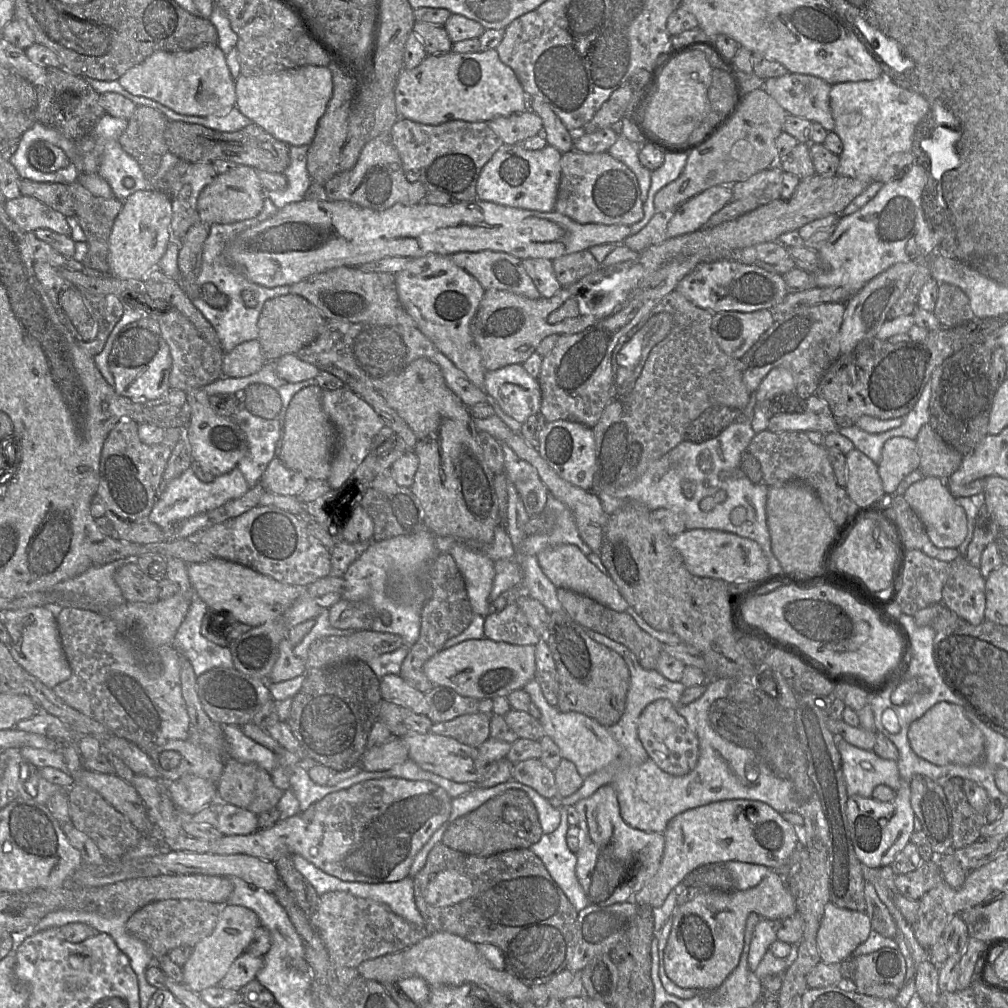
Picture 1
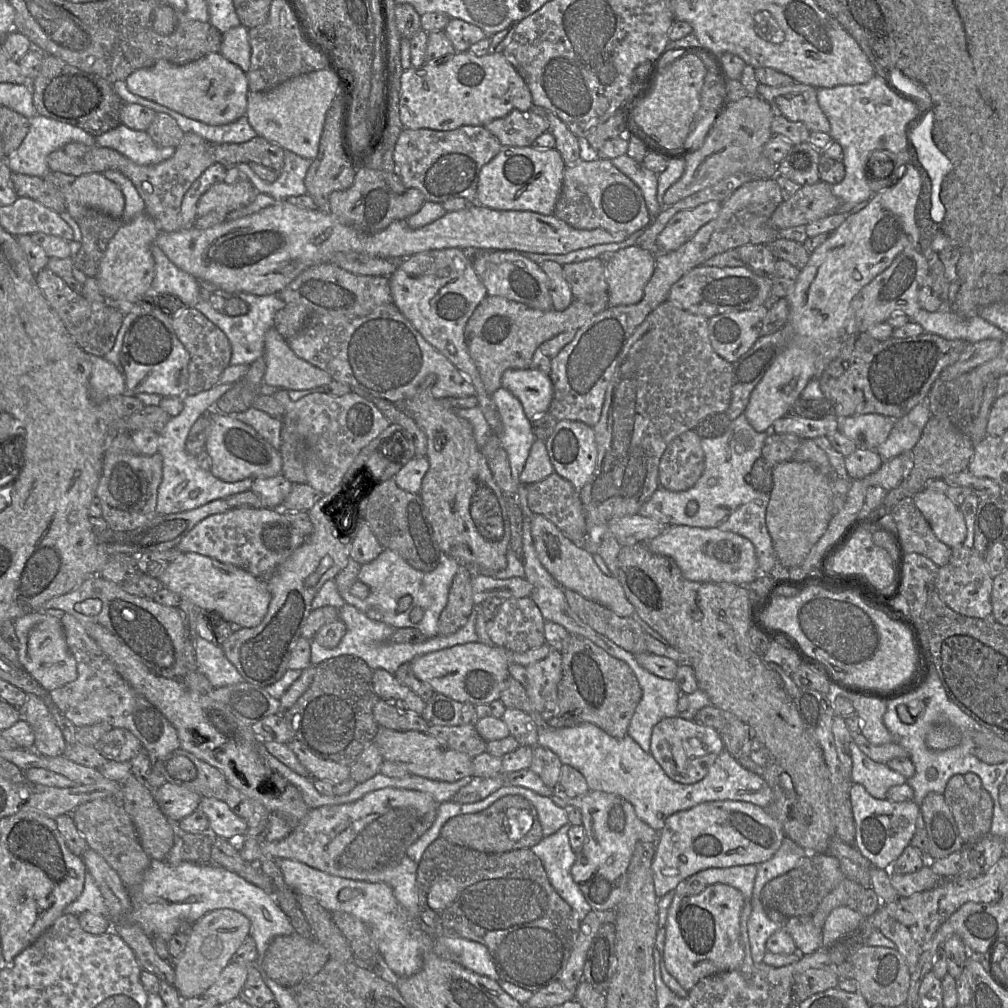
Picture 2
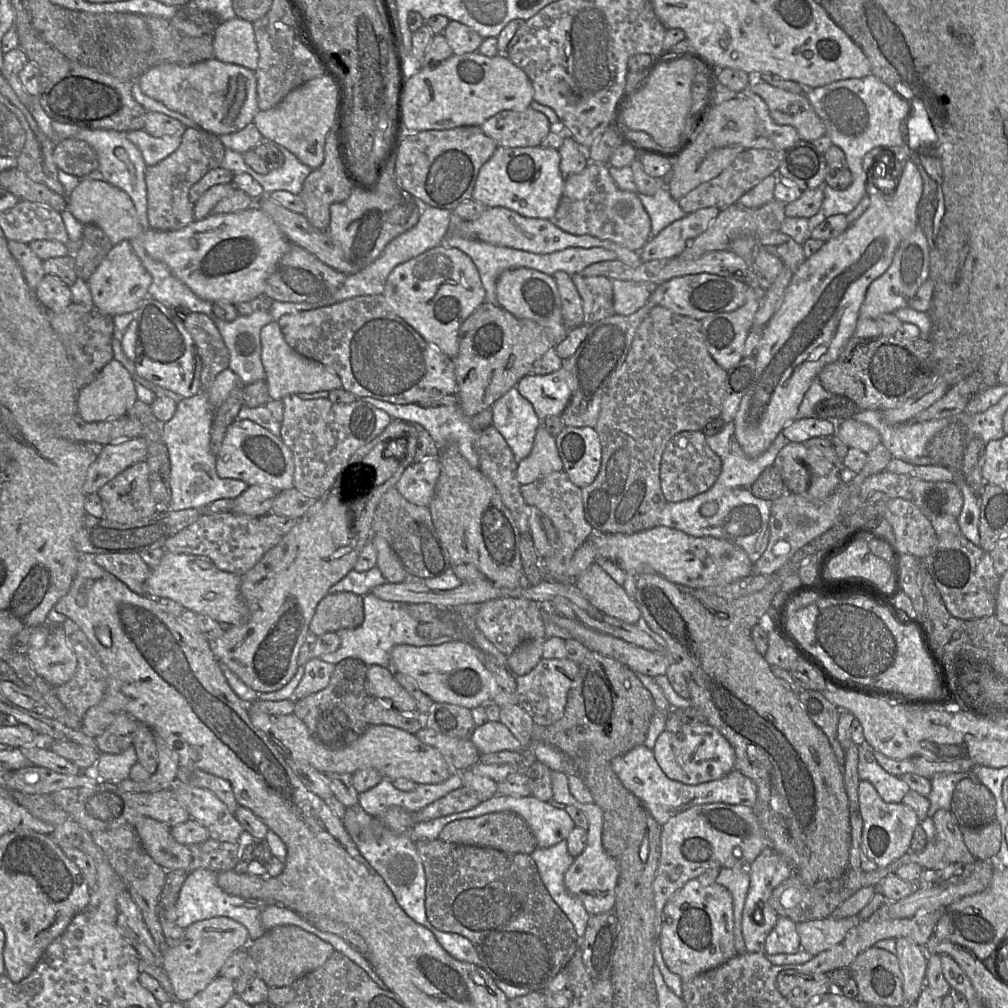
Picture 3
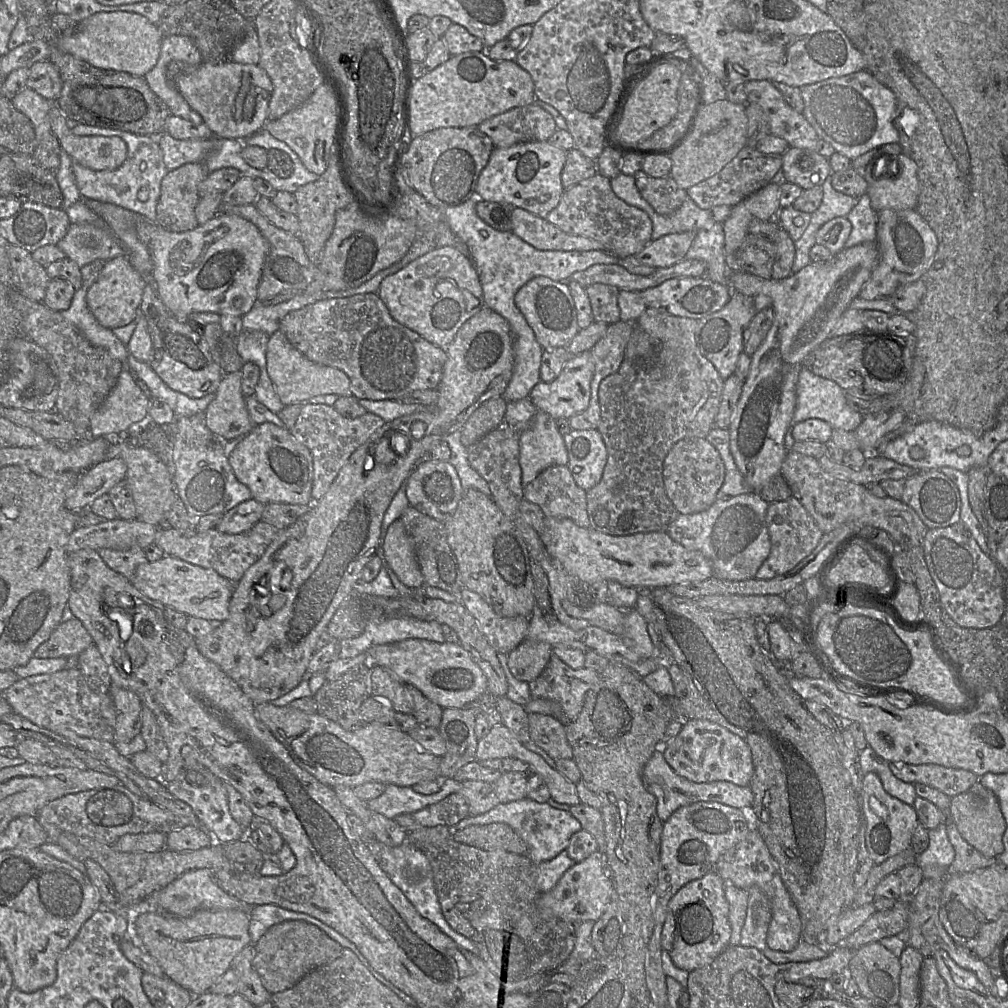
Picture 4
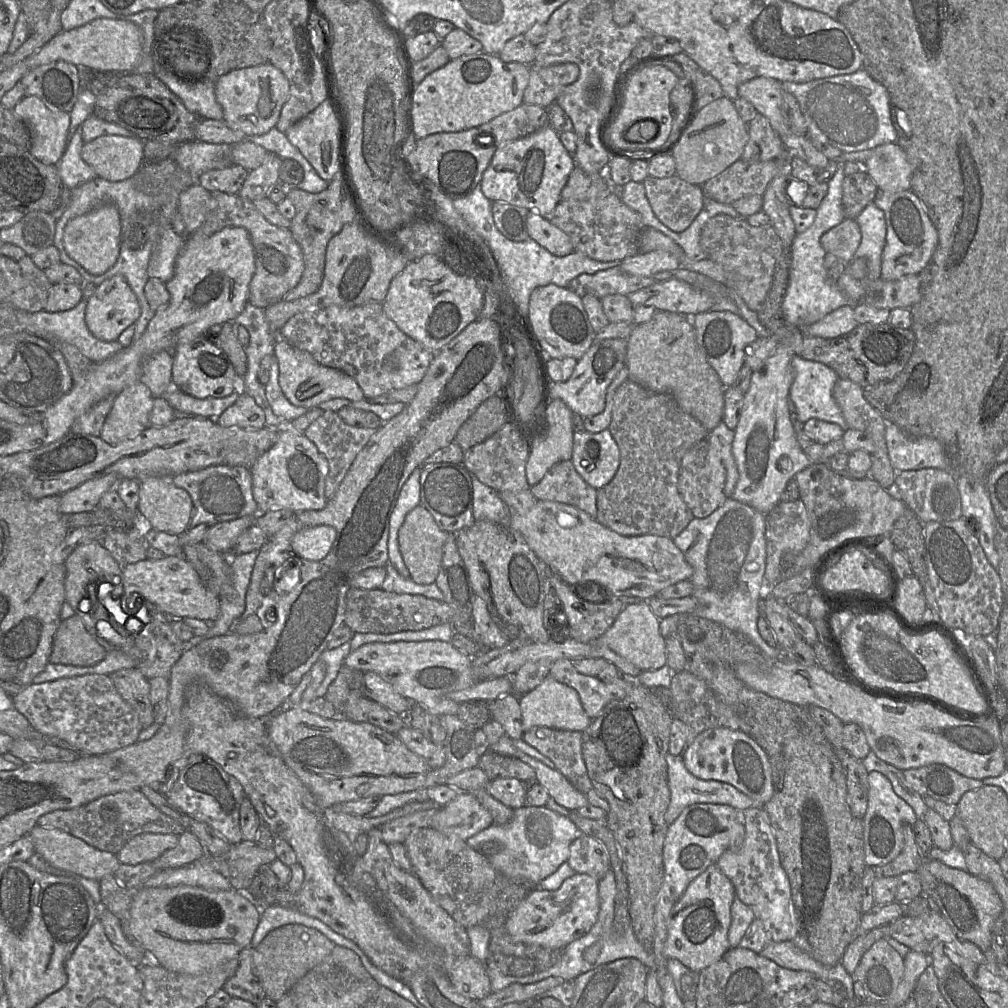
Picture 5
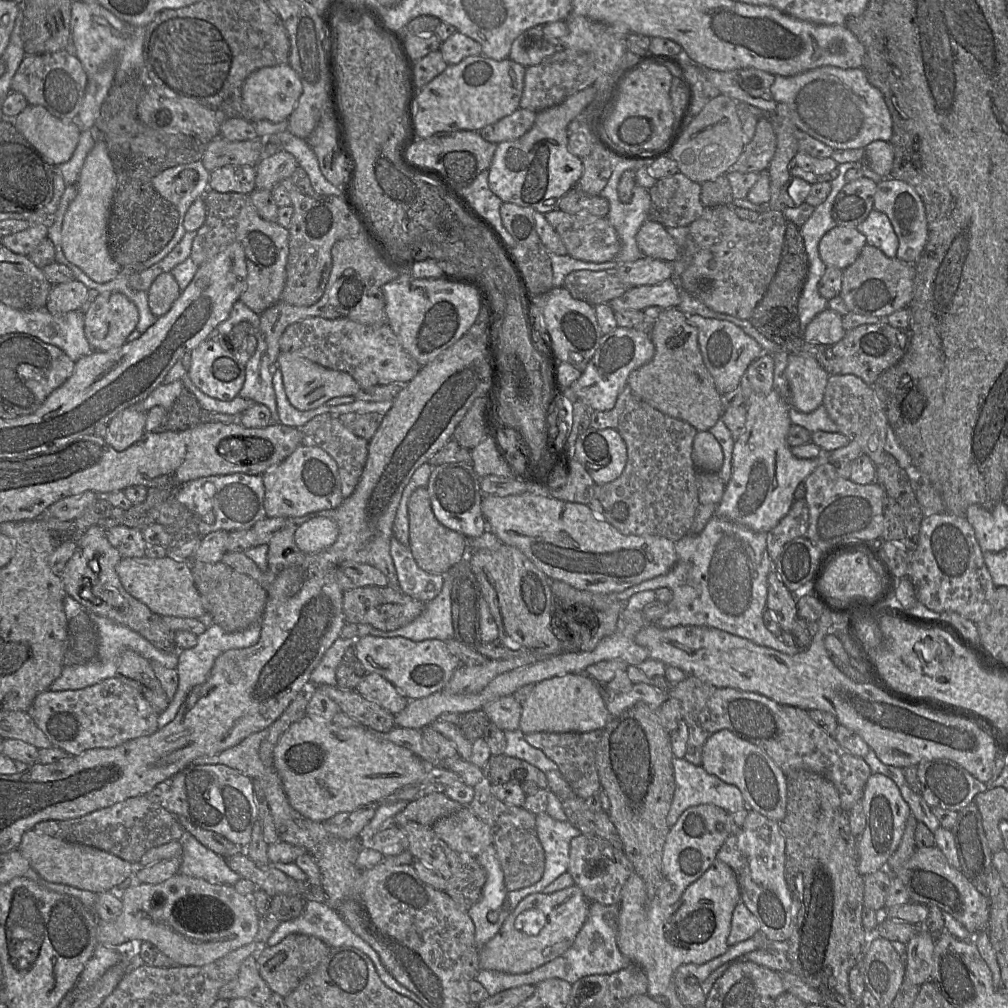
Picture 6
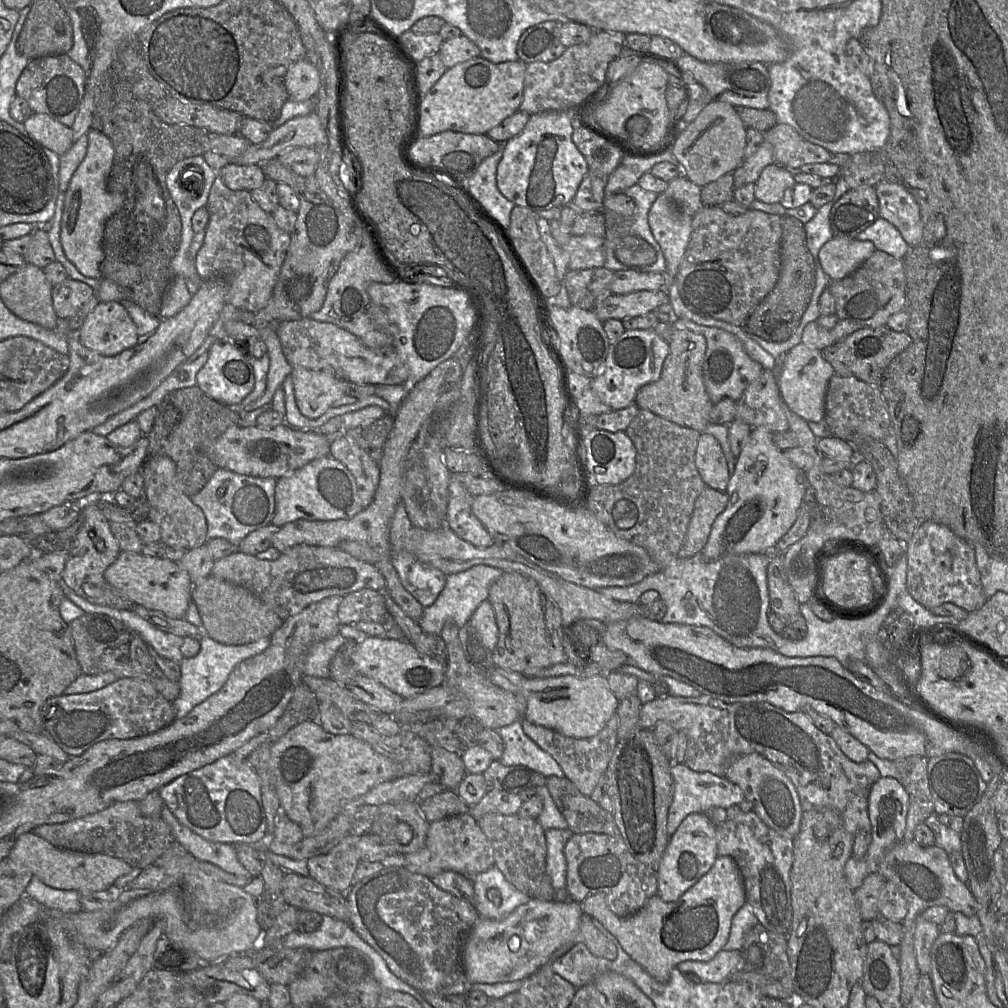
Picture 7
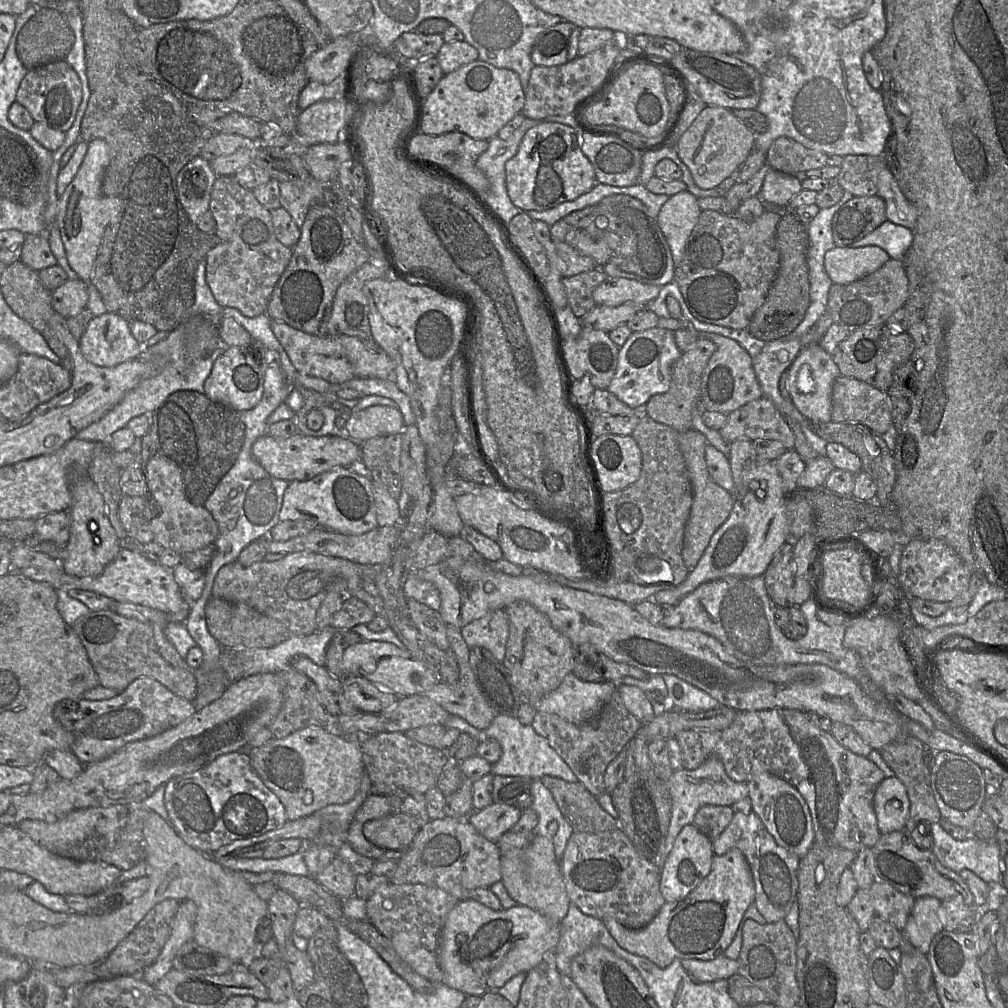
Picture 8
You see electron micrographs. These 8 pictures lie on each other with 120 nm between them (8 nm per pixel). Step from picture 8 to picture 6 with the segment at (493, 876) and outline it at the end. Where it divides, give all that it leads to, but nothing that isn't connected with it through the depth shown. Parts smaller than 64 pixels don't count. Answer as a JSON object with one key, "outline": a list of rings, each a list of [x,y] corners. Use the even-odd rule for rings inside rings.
{"outline":[[[468,806],[438,819],[431,827],[451,849],[475,857],[493,844],[493,836],[488,825]]]}

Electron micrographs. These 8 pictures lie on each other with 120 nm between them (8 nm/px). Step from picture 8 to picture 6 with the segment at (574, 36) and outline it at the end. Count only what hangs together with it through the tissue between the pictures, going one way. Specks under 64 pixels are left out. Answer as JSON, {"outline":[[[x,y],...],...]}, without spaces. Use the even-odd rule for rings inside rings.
{"outline":[[[538,25],[527,29],[513,41],[508,58],[527,68],[539,64],[557,50],[544,37],[543,25]]]}

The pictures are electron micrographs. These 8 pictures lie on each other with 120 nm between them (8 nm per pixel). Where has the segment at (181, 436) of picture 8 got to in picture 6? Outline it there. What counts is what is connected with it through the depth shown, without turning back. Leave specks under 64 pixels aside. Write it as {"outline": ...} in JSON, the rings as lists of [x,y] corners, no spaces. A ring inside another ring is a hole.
{"outline":[[[184,388],[171,409],[166,410],[165,422],[160,430],[184,431],[201,424],[202,411],[196,397]]]}

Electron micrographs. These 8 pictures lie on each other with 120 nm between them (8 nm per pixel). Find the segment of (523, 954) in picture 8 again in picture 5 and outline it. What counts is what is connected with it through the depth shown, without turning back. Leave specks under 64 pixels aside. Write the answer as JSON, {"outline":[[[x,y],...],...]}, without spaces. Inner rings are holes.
{"outline":[[[575,873],[557,890],[534,887],[507,916],[504,928],[514,941],[563,950],[590,931],[599,910],[599,880],[588,874]]]}

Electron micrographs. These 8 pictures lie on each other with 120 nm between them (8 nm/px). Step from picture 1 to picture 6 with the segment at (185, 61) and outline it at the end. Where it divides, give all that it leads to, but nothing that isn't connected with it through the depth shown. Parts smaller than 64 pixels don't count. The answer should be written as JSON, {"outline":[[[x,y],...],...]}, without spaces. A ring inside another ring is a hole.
{"outline":[[[289,64],[263,67],[253,72],[242,87],[242,117],[250,122],[287,120],[302,93],[302,83]]]}

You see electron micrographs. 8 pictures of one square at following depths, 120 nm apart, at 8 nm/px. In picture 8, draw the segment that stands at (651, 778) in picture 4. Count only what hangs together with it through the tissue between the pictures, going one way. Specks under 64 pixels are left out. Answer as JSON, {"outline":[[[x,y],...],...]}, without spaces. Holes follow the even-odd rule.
{"outline":[[[710,756],[703,764],[693,770],[680,768],[675,770],[667,782],[672,800],[671,820],[666,836],[664,856],[668,856],[682,828],[694,821],[697,811],[704,805],[732,806],[748,796],[746,782],[735,782],[725,772],[722,761]]]}

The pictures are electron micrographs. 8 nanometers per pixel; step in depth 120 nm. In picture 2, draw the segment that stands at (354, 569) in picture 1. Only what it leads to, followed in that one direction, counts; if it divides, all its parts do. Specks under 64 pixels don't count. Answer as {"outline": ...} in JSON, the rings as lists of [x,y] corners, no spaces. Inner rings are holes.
{"outline":[[[383,551],[372,561],[362,564],[357,580],[366,584],[370,592],[366,598],[359,598],[382,614],[382,622],[394,628],[413,627],[427,638],[437,634],[437,623],[445,608],[452,580],[460,567],[453,558],[443,555],[438,566],[430,572],[422,572],[410,566],[397,552]],[[415,608],[423,610],[420,621],[412,622],[410,615]]]}

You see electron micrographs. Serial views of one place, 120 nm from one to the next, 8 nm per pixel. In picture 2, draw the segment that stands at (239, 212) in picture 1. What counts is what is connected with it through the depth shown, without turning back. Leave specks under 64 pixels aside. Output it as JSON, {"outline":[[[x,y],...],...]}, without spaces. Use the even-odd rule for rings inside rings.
{"outline":[[[246,178],[232,184],[221,181],[213,184],[200,197],[196,213],[198,216],[203,216],[213,210],[231,212],[248,206],[256,193],[256,189]]]}

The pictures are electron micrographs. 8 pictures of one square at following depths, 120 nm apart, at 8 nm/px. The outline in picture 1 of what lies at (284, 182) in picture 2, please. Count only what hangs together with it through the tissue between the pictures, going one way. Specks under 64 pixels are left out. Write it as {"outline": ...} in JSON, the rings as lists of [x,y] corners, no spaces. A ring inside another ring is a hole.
{"outline":[[[289,146],[290,164],[283,172],[287,179],[287,187],[280,191],[266,191],[273,204],[281,209],[286,205],[304,200],[312,180],[307,170],[308,146]]]}

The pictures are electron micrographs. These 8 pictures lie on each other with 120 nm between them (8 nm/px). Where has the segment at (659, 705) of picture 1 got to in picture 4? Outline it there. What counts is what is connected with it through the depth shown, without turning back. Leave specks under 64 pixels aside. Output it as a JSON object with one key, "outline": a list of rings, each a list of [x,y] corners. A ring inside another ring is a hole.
{"outline":[[[707,720],[683,722],[680,733],[660,746],[665,760],[678,775],[697,783],[728,781],[749,786],[754,767],[750,748],[741,737]]]}

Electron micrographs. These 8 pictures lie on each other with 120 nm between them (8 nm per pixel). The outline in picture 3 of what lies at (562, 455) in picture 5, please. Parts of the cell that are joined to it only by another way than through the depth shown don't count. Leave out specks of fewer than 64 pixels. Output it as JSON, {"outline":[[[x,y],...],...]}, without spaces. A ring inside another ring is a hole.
{"outline":[[[540,424],[530,454],[518,463],[516,478],[520,485],[529,484],[551,472],[562,471],[563,463],[555,437]]]}

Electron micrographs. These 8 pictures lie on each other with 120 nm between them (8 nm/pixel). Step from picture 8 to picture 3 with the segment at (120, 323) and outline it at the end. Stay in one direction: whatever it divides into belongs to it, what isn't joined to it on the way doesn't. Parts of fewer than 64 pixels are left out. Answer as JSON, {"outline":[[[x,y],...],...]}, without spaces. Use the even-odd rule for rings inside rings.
{"outline":[[[124,240],[113,246],[106,258],[87,280],[94,308],[107,316],[114,317],[133,313],[148,296],[151,275],[135,254],[131,242]]]}

